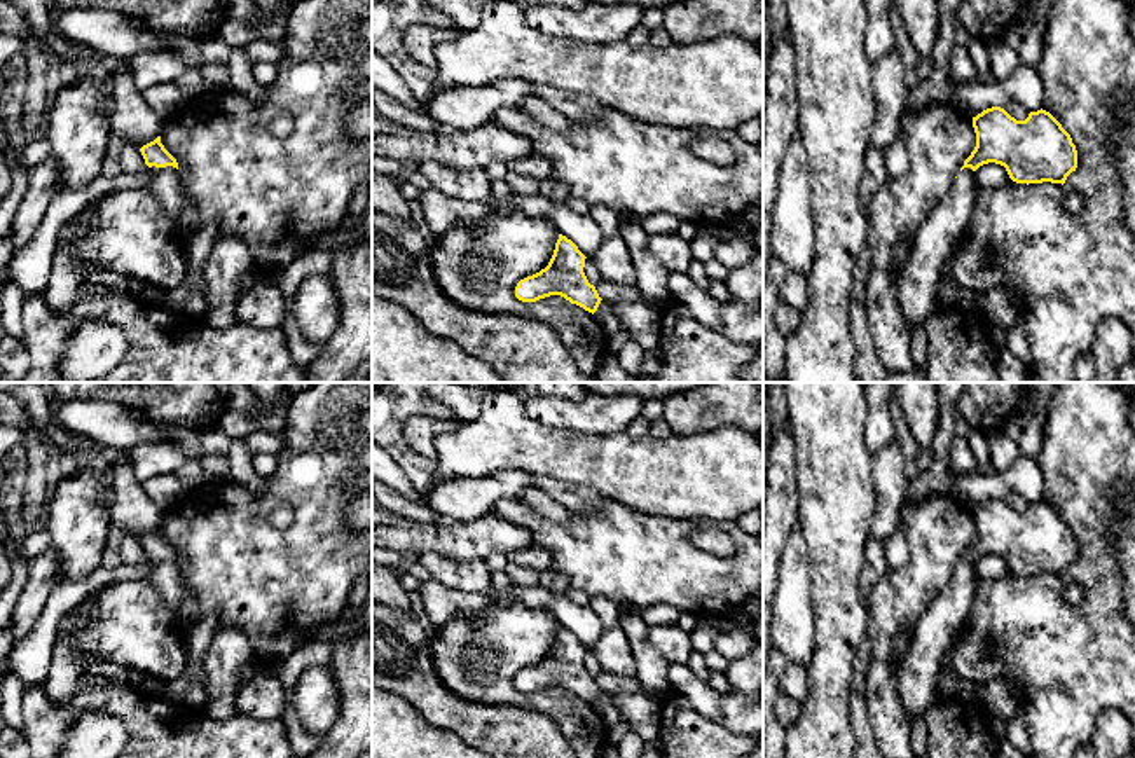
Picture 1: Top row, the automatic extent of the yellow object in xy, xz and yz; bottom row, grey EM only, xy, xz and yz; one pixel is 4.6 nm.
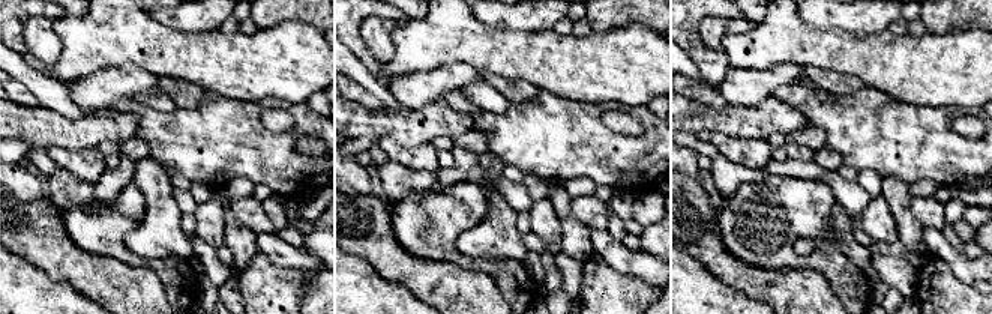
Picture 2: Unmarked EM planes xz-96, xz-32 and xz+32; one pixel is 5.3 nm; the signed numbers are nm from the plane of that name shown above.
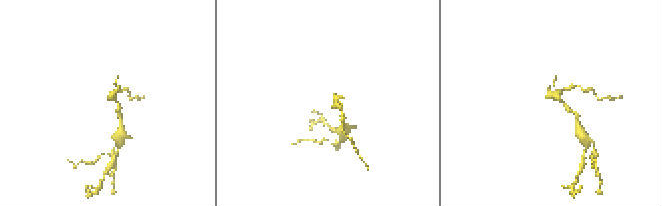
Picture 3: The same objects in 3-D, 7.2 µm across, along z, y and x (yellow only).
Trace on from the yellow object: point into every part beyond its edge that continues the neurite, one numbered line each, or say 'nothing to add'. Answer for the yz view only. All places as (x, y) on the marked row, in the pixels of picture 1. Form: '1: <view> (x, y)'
1: yz (942, 229)

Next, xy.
1: xy (165, 186)

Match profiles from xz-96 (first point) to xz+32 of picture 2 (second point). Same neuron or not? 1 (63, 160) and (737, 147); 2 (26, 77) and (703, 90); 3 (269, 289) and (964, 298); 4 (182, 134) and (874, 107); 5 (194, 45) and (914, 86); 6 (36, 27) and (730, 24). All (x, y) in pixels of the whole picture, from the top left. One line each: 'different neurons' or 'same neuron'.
1: same neuron
2: different neurons
3: same neuron
4: same neuron
5: same neuron
6: same neuron

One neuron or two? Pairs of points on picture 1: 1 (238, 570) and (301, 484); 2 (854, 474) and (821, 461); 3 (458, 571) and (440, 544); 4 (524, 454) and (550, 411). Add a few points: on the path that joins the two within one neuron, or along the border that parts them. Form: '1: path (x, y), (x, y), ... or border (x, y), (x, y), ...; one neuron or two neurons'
1: path (264, 561), (301, 524), (301, 510); one neuron
2: path (846, 474), (840, 474), (830, 463); one neuron
3: border (418, 554), (437, 554), (454, 561), (484, 561); two neurons
4: border (522, 400), (524, 411), (533, 420), (582, 434); two neurons

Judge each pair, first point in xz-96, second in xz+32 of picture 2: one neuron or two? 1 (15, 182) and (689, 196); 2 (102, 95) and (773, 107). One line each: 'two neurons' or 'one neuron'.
1: two neurons
2: two neurons

